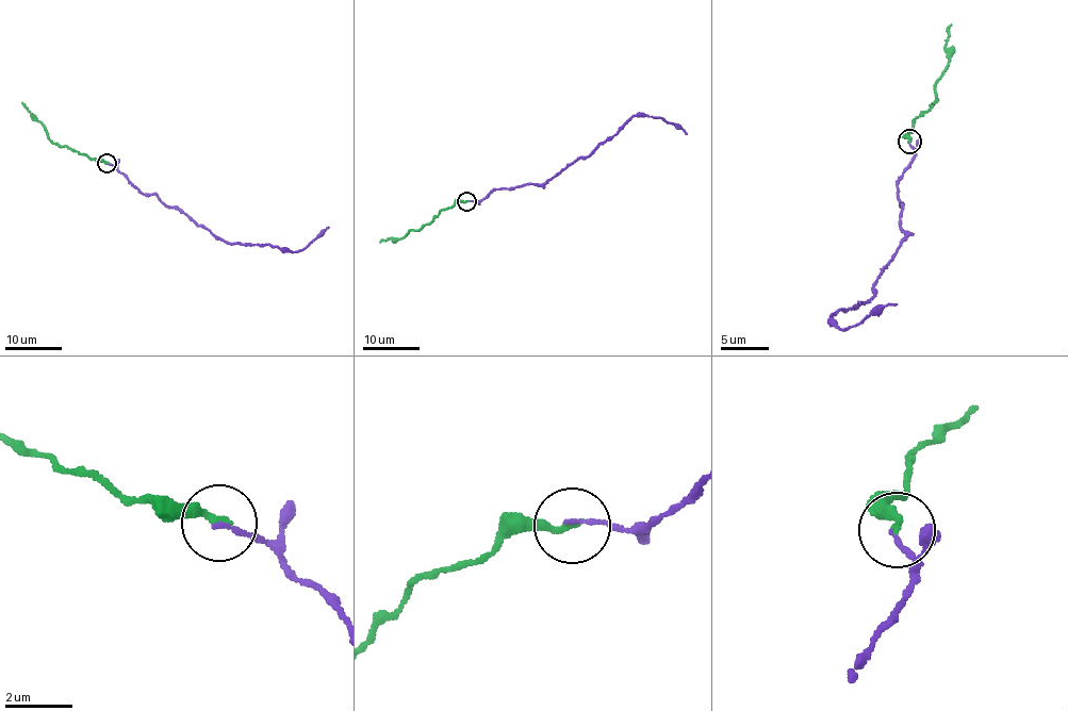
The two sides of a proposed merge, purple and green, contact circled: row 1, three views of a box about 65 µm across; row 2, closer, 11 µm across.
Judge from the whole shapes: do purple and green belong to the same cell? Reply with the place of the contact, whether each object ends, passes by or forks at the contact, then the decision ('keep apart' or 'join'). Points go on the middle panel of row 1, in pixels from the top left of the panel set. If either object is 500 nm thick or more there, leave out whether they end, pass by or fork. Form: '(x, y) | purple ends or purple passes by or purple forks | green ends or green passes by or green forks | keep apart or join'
(466, 201) | purple ends | green ends | join

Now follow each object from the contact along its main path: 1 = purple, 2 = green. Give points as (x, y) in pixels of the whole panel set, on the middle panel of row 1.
1: (466, 201), (479, 201), (493, 191), (544, 183), (589, 155), (635, 115), (660, 117), (678, 125), (686, 134)
2: (466, 201), (443, 209), (428, 224), (410, 230), (400, 238), (380, 242)

